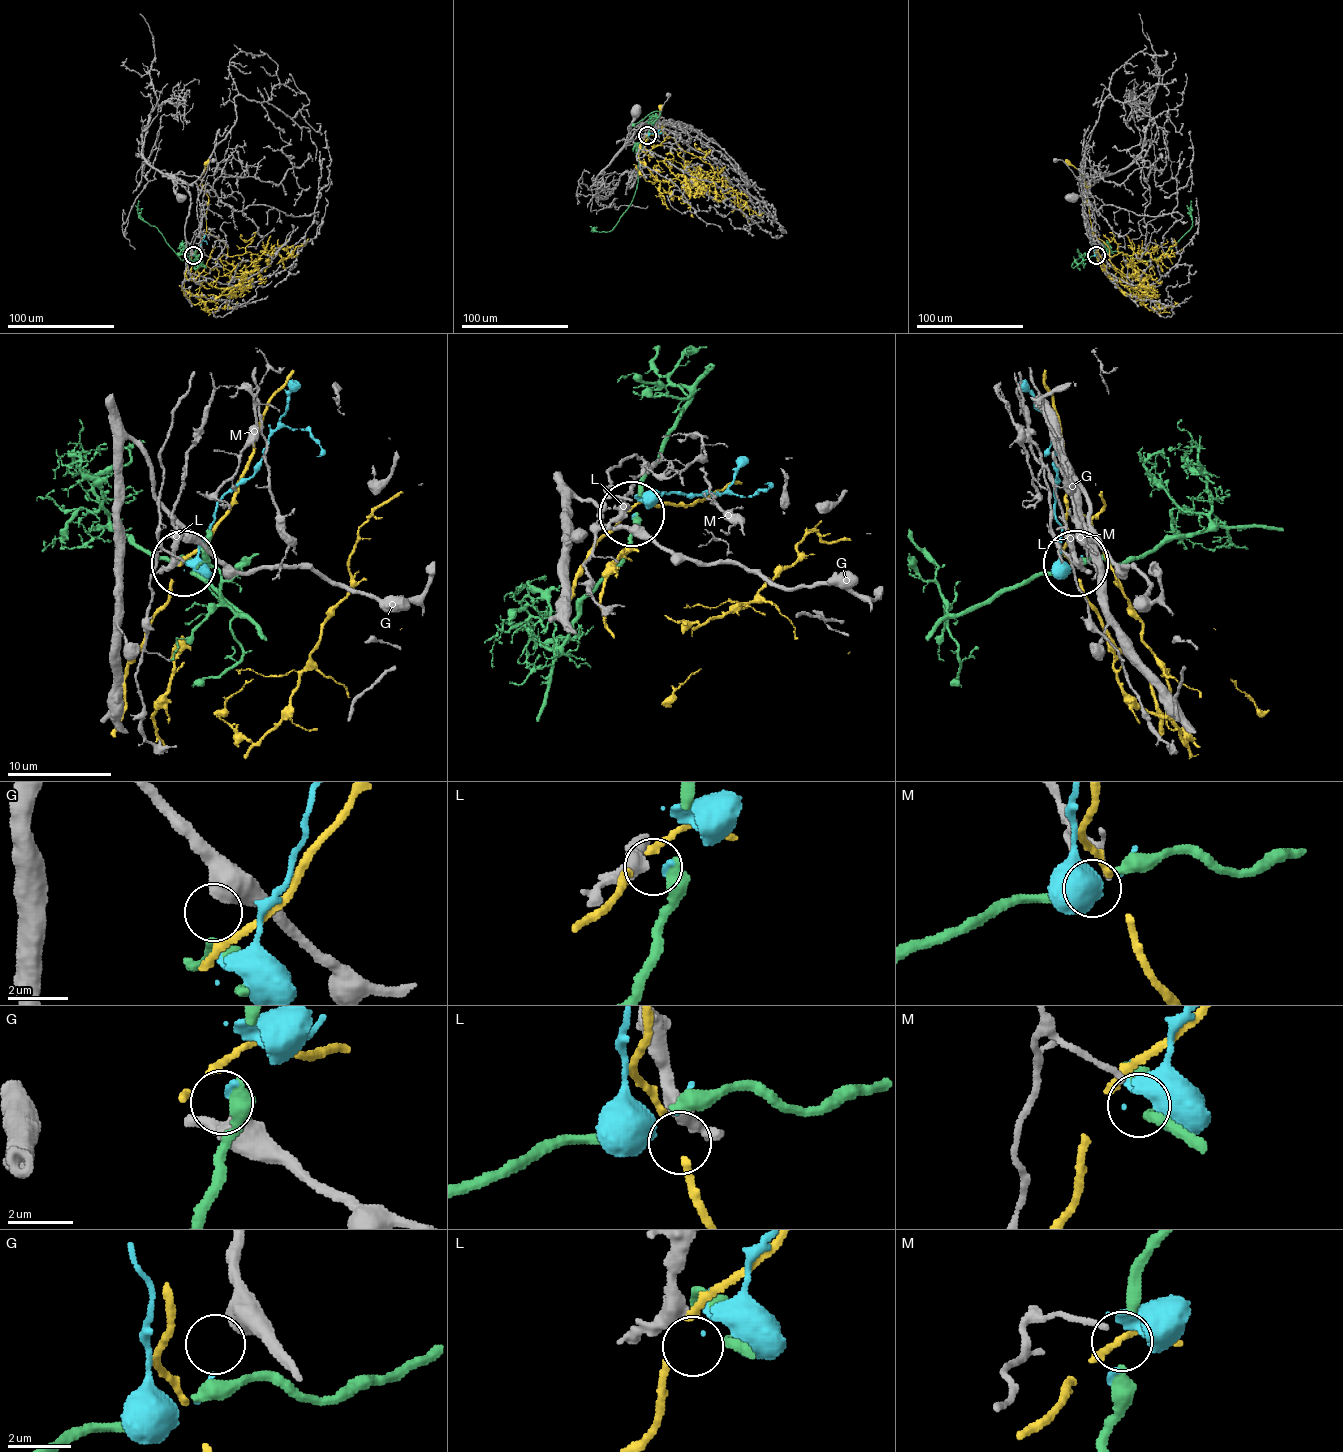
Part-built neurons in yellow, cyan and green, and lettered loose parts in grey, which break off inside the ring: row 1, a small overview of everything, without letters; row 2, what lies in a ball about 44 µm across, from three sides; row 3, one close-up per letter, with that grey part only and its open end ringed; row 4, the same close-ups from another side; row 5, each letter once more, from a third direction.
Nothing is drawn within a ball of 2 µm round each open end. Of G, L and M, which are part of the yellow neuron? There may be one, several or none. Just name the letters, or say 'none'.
none

